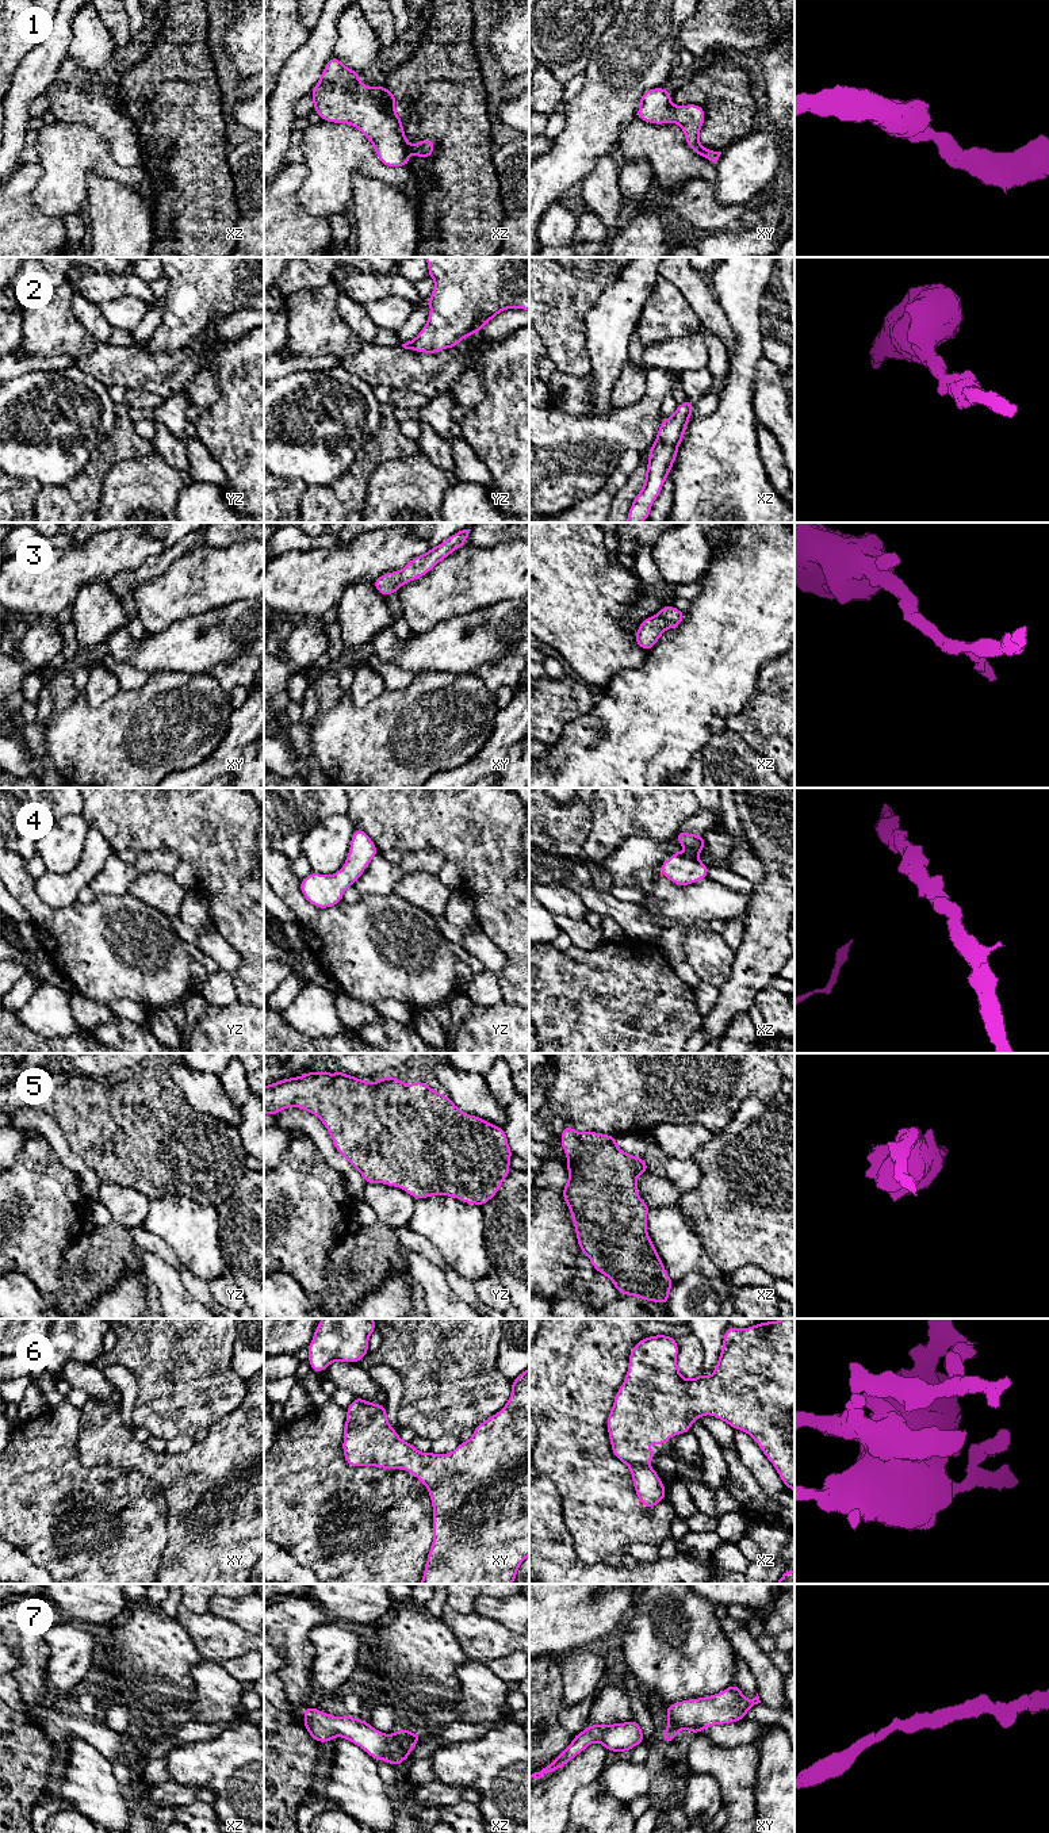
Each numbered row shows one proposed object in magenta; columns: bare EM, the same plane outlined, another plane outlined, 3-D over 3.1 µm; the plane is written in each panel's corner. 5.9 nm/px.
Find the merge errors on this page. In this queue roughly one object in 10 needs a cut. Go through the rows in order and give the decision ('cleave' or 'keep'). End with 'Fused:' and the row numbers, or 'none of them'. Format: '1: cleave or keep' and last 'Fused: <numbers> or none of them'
1: keep
2: keep
3: keep
4: keep
5: keep
6: keep
7: keep
Fused: none of them

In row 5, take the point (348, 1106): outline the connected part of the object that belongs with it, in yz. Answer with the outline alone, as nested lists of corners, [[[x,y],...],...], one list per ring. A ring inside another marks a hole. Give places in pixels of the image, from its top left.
[[[311,1071],[302,1076],[288,1078],[264,1086],[265,1114],[276,1116],[277,1113],[280,1113],[287,1107],[300,1107],[311,1113],[313,1116],[318,1117],[322,1121],[326,1130],[329,1132],[337,1152],[340,1152],[348,1160],[348,1163],[360,1172],[367,1185],[383,1183],[386,1186],[399,1187],[406,1193],[409,1193],[417,1201],[432,1195],[448,1195],[457,1198],[464,1203],[474,1203],[483,1206],[499,1191],[502,1182],[512,1171],[509,1160],[513,1156],[513,1152],[508,1144],[505,1129],[498,1128],[481,1117],[463,1113],[457,1106],[453,1105],[449,1095],[441,1095],[424,1082],[414,1080],[413,1086],[409,1087],[406,1082],[395,1079],[393,1076],[380,1078],[374,1083],[368,1083],[367,1080],[347,1075],[342,1071],[338,1071],[336,1074]]]

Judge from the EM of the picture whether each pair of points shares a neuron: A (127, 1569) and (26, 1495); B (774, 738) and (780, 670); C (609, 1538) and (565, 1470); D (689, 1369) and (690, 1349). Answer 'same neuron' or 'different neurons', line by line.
A: same neuron
B: same neuron
C: same neuron
D: same neuron

